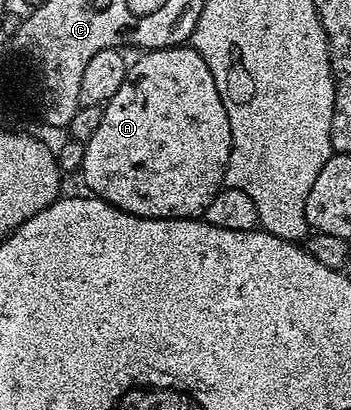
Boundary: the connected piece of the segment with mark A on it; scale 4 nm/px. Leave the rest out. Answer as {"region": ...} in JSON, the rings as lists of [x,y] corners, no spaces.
{"region":[[[188,44],[174,45],[172,49],[150,49],[140,54],[137,62],[130,64],[125,70],[123,87],[111,95],[111,99],[105,102],[99,127],[95,135],[84,142],[85,154],[79,168],[80,175],[85,176],[85,185],[90,194],[103,198],[115,208],[121,209],[124,213],[130,213],[136,217],[187,217],[197,219],[202,216],[208,204],[215,199],[216,195],[225,185],[225,168],[229,162],[229,156],[233,150],[231,139],[231,123],[227,119],[227,111],[223,107],[223,99],[219,99],[219,87],[215,87],[215,79],[207,63],[203,63],[203,55],[199,55],[196,49]]]}

